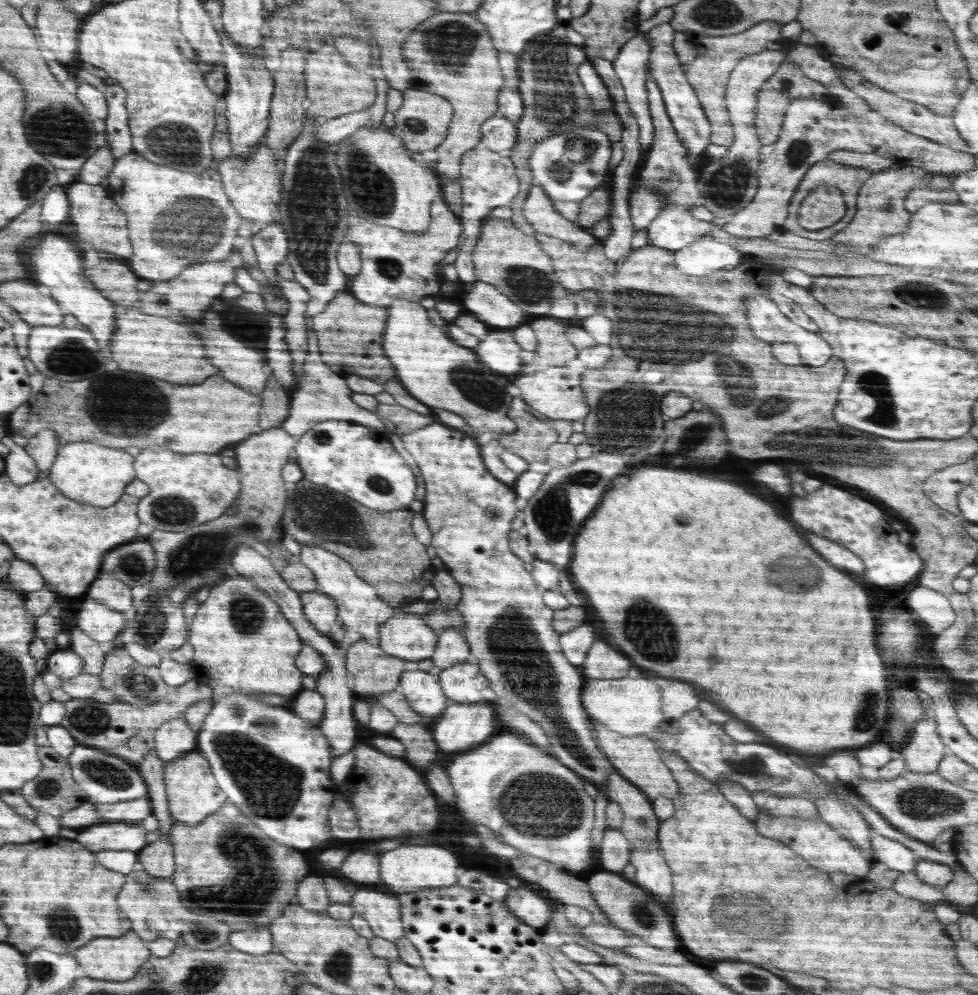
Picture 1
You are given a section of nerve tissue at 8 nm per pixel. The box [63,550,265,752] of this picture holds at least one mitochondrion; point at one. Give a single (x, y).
(153, 623)

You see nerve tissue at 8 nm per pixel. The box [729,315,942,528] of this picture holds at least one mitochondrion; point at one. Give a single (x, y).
(882, 413)

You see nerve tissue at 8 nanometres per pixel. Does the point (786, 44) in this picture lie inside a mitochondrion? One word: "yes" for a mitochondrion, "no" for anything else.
no

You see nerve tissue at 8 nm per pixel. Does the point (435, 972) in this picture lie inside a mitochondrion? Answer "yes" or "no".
no

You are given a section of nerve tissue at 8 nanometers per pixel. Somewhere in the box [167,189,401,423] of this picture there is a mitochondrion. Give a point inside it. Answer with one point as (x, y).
(246, 325)

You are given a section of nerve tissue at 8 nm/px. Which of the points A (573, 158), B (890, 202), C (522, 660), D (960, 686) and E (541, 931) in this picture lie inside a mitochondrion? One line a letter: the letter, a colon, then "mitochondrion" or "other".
A: mitochondrion
B: mitochondrion
C: mitochondrion
D: other
E: other

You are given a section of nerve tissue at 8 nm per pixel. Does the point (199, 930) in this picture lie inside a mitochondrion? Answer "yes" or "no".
yes

